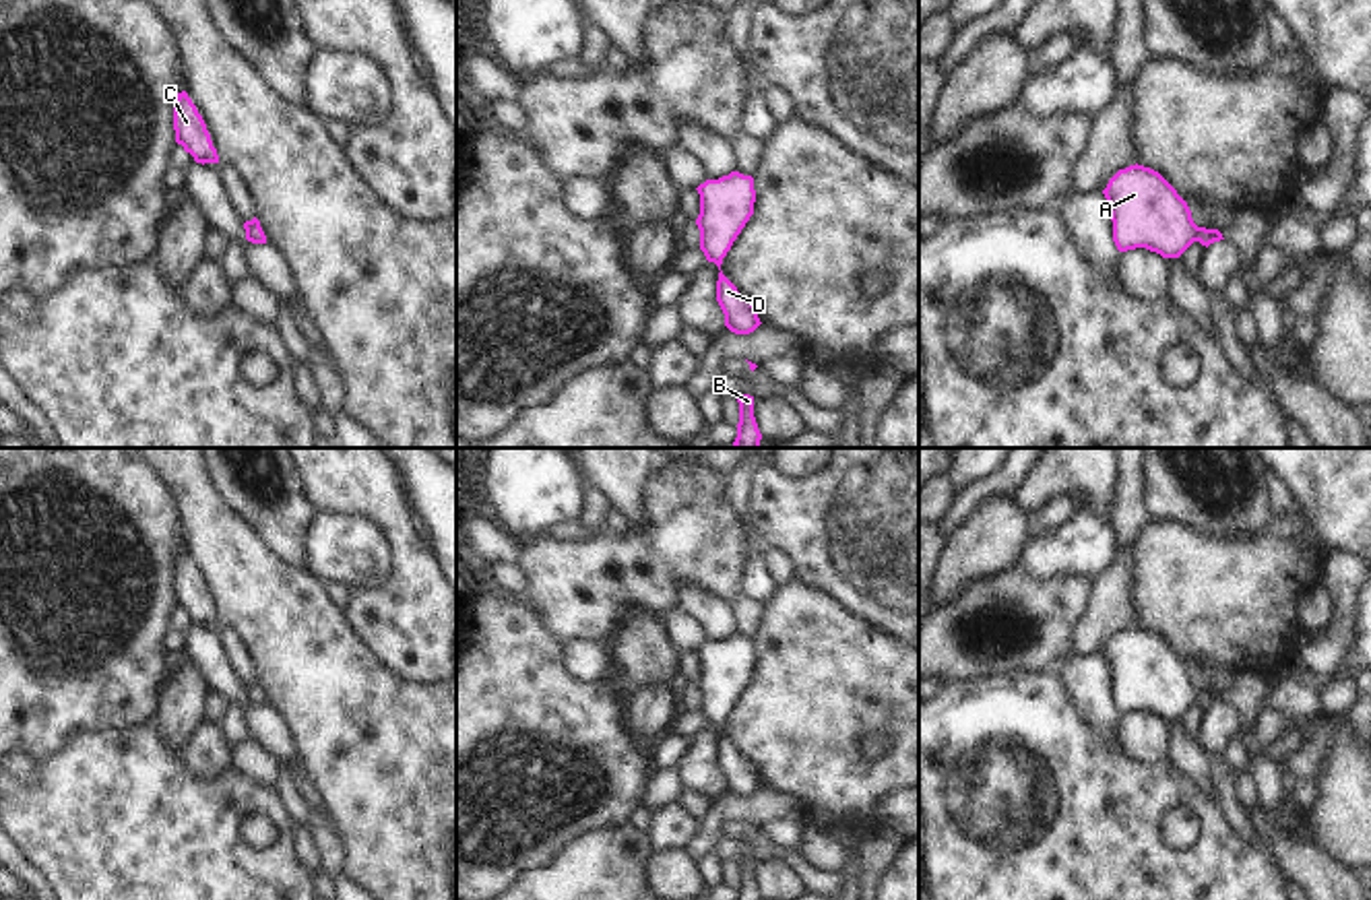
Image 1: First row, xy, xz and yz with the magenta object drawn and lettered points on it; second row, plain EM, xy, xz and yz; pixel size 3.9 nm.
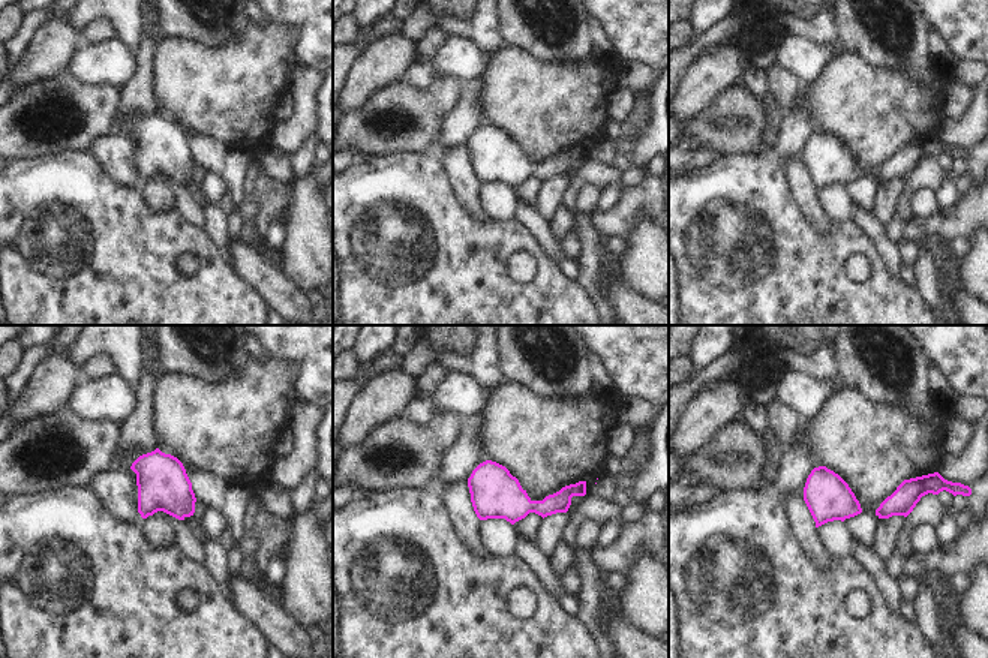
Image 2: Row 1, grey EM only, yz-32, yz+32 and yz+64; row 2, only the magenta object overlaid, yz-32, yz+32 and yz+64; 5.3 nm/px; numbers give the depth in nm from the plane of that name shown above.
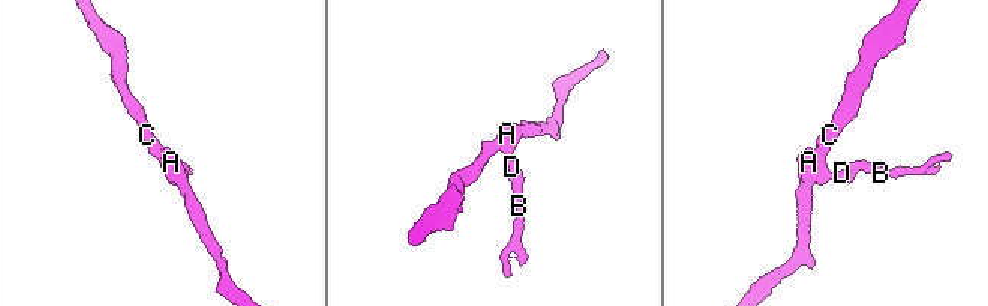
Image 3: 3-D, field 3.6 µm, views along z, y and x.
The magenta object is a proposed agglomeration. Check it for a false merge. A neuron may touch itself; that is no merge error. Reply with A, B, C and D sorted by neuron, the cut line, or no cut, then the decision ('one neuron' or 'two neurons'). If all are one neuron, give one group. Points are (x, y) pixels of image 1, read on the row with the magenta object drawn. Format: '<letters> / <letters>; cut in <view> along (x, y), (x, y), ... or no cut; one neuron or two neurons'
A B C D; no cut; one neuron

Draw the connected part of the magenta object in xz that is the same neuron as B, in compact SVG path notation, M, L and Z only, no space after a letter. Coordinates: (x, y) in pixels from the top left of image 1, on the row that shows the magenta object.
M741 394L737 403L739 403L739 423L737 423L737 438L733 446L760 448L762 433L754 417L754 396Z

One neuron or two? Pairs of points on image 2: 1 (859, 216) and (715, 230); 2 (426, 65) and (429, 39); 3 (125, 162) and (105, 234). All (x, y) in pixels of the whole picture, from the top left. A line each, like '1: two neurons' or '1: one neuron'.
1: two neurons
2: two neurons
3: two neurons

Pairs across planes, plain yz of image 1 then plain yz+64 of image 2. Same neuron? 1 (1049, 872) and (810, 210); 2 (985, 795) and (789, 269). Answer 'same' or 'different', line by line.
1: different
2: same

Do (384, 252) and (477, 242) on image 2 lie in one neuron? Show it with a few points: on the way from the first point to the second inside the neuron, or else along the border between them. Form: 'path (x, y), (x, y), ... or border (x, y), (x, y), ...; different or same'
path (407, 248), (413, 242), (455, 243); same

